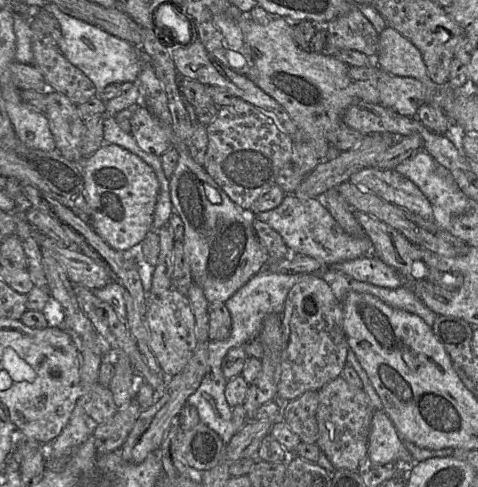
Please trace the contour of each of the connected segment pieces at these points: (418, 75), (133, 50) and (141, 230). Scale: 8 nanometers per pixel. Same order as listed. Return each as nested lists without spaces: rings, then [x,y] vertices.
[[[386,27],[379,34],[378,53],[374,62],[386,73],[435,85],[427,73],[419,50],[391,27]]]
[[[47,4],[43,8],[59,22],[62,33],[60,51],[71,64],[80,69],[92,81],[97,95],[110,84],[135,83],[137,81],[143,63],[141,47],[135,47],[95,25],[69,16],[55,4]]]
[[[104,143],[82,161],[85,218],[117,251],[135,250],[151,230],[159,194],[154,170],[141,158],[116,144]]]

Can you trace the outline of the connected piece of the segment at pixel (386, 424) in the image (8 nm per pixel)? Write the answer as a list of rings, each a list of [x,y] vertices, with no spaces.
[[[382,409],[375,410],[371,418],[367,455],[378,465],[412,466],[415,463]]]

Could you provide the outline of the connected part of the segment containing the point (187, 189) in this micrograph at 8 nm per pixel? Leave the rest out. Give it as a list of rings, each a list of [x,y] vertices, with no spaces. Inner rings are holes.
[[[173,133],[171,135],[171,147],[177,150],[178,161],[173,174],[169,178],[170,198],[173,211],[180,216],[184,225],[182,241],[192,280],[202,288],[209,304],[214,302],[224,303],[249,278],[266,267],[268,261],[267,252],[259,242],[253,229],[252,220],[255,219],[254,214],[250,210],[243,210],[235,204],[216,184],[204,167],[193,160],[186,144],[178,141]],[[209,185],[219,192],[222,199],[220,204],[213,204],[208,200],[206,189]]]

